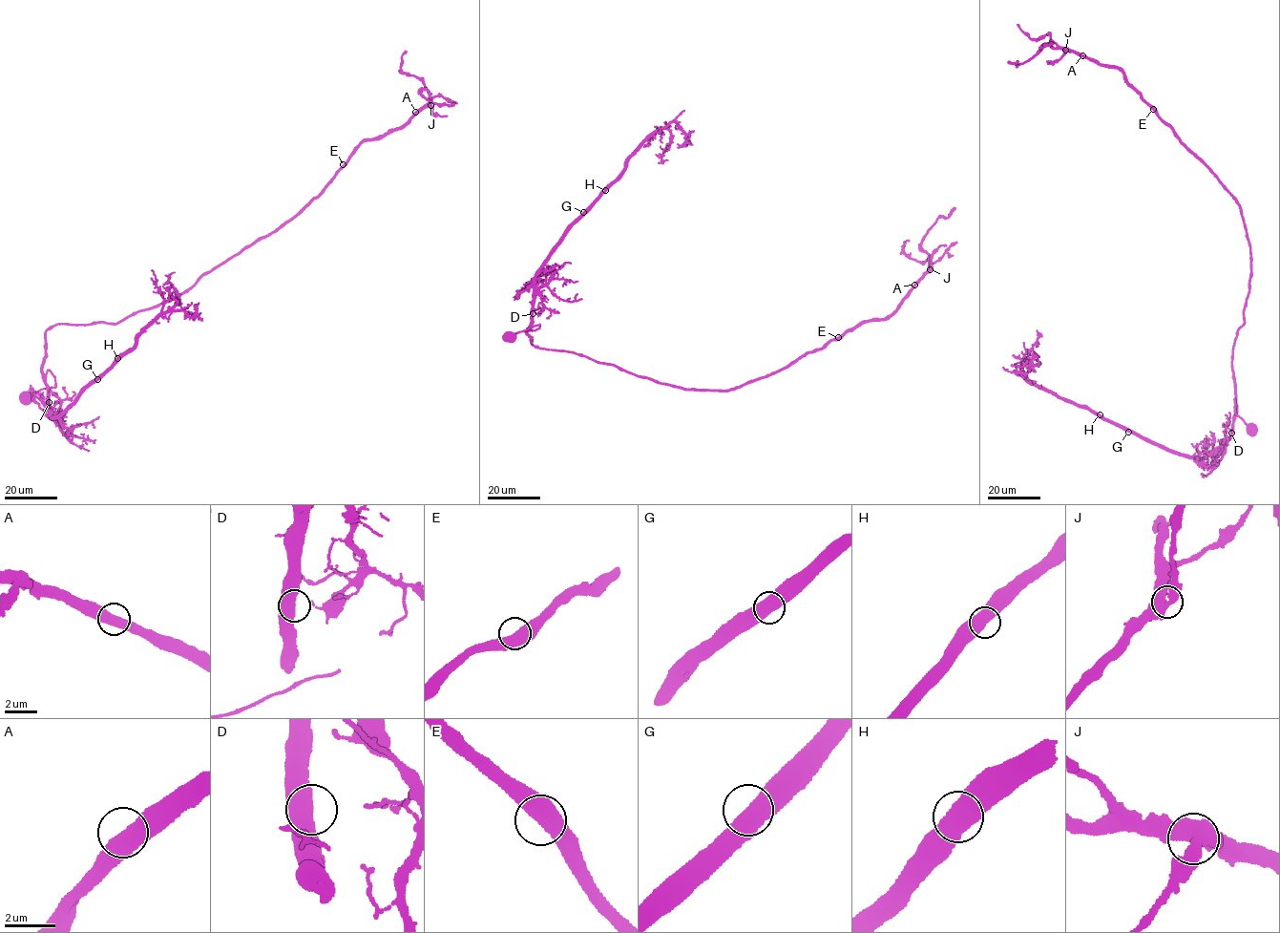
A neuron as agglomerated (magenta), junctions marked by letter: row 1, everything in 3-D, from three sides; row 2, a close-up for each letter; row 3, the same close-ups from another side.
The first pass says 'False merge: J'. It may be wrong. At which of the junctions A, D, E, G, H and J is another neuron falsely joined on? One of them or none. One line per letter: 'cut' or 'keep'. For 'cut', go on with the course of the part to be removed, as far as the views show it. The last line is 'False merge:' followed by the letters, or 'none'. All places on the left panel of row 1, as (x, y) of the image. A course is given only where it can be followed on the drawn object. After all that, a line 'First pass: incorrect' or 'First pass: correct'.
A: keep
D: keep
E: keep
G: keep
H: keep
J: keep
False merge: none
First pass: incorrect

